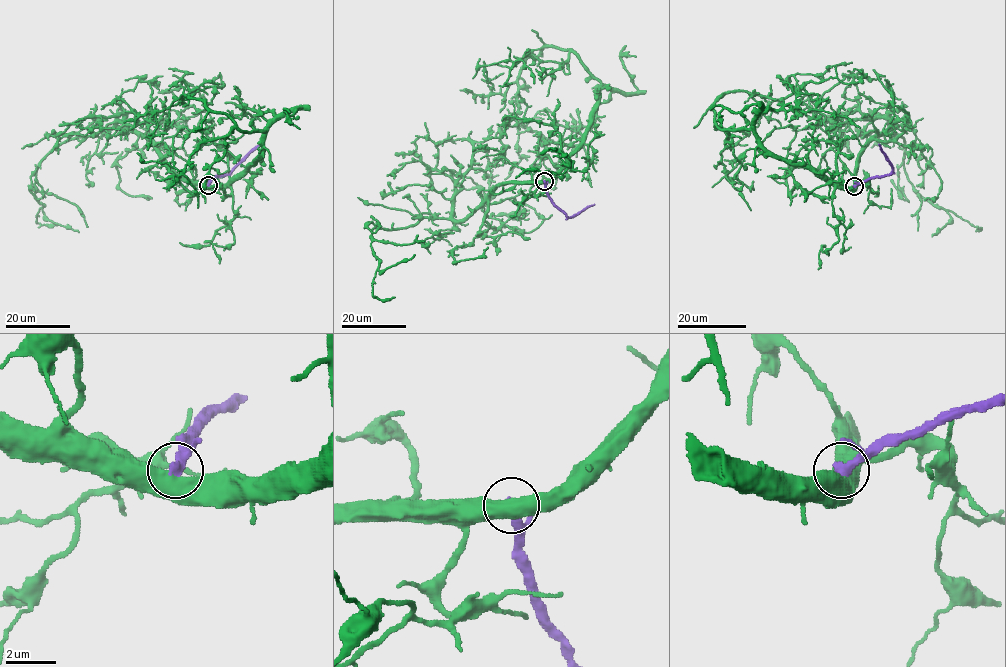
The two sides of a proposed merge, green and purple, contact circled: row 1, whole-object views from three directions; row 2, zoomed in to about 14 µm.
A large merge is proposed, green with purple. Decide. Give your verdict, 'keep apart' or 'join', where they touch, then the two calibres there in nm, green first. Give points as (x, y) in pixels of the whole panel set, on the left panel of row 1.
keep apart | (208, 185) | 700/400 nm

